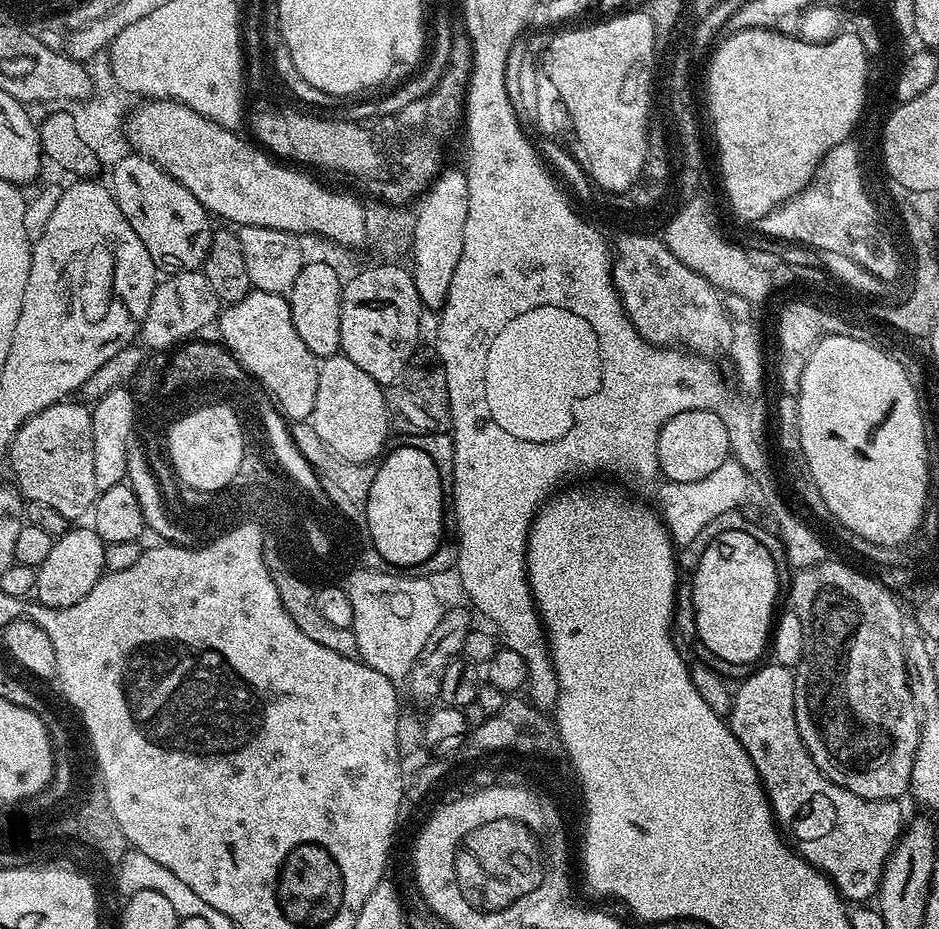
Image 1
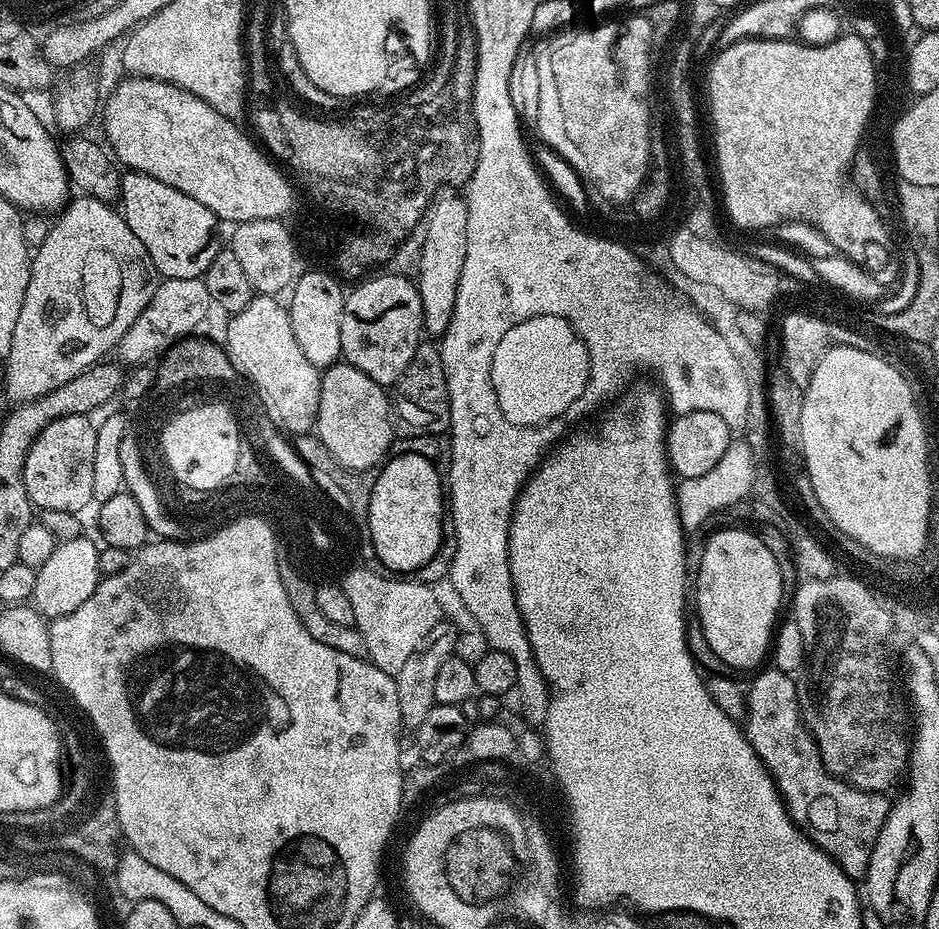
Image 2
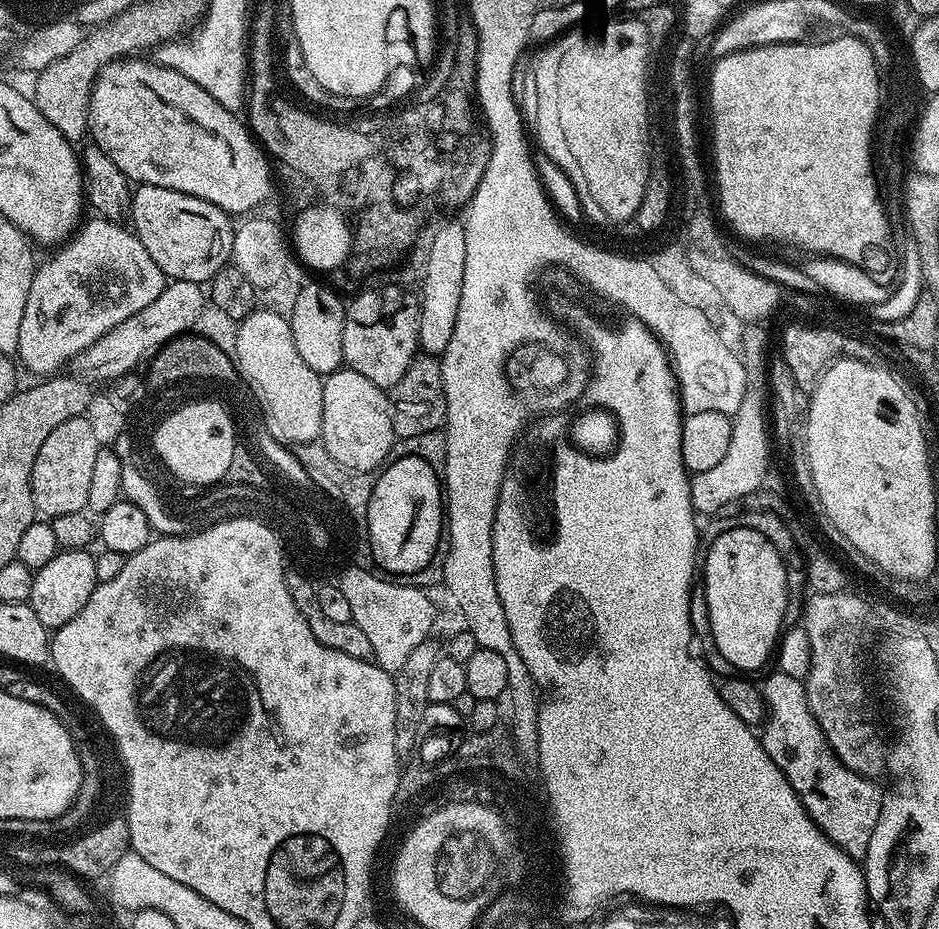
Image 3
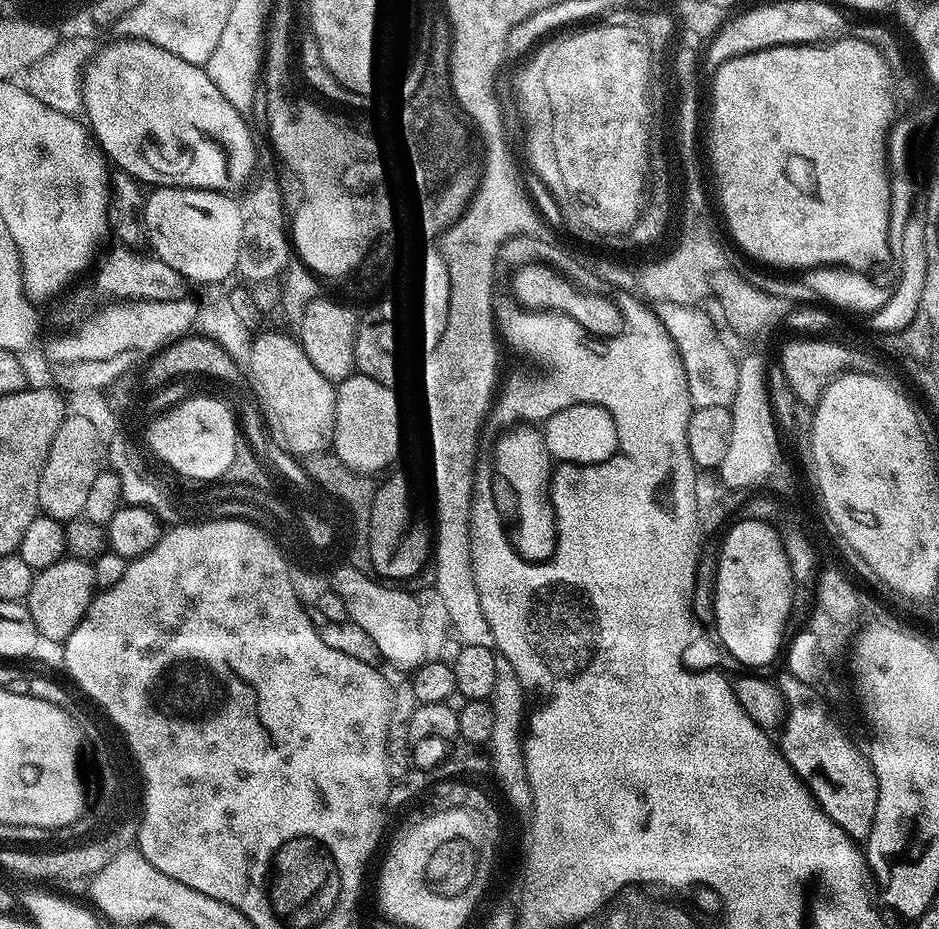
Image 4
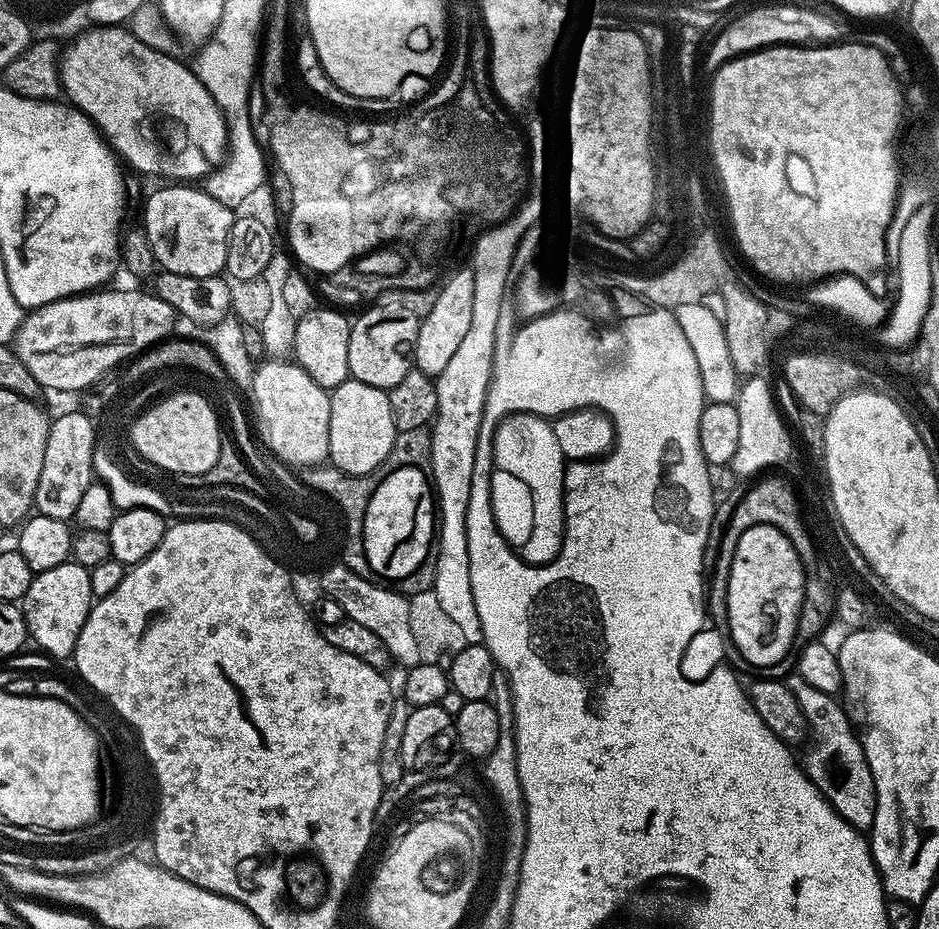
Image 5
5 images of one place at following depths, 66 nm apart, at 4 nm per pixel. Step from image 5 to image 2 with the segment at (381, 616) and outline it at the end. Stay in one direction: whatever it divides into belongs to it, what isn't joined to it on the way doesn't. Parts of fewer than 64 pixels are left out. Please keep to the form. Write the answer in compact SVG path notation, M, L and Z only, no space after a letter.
M363 566L347 569L343 576L348 580L343 588L346 598L350 598L350 607L354 609L354 627L366 642L367 659L384 672L394 674L402 670L406 658L425 644L436 629L436 623L441 620L439 598L431 592L433 589L427 583L415 578L380 575Z

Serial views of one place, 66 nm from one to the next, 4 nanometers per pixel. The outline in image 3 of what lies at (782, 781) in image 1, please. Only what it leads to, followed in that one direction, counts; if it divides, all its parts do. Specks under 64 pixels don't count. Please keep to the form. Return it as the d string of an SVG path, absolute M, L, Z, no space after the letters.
M773 670L762 683L766 715L759 733L766 754L786 774L786 782L798 794L802 806L819 828L841 848L851 860L863 861L870 846L870 834L878 823L884 792L875 779L860 776L841 762L828 745L818 722L807 704L804 680Z

